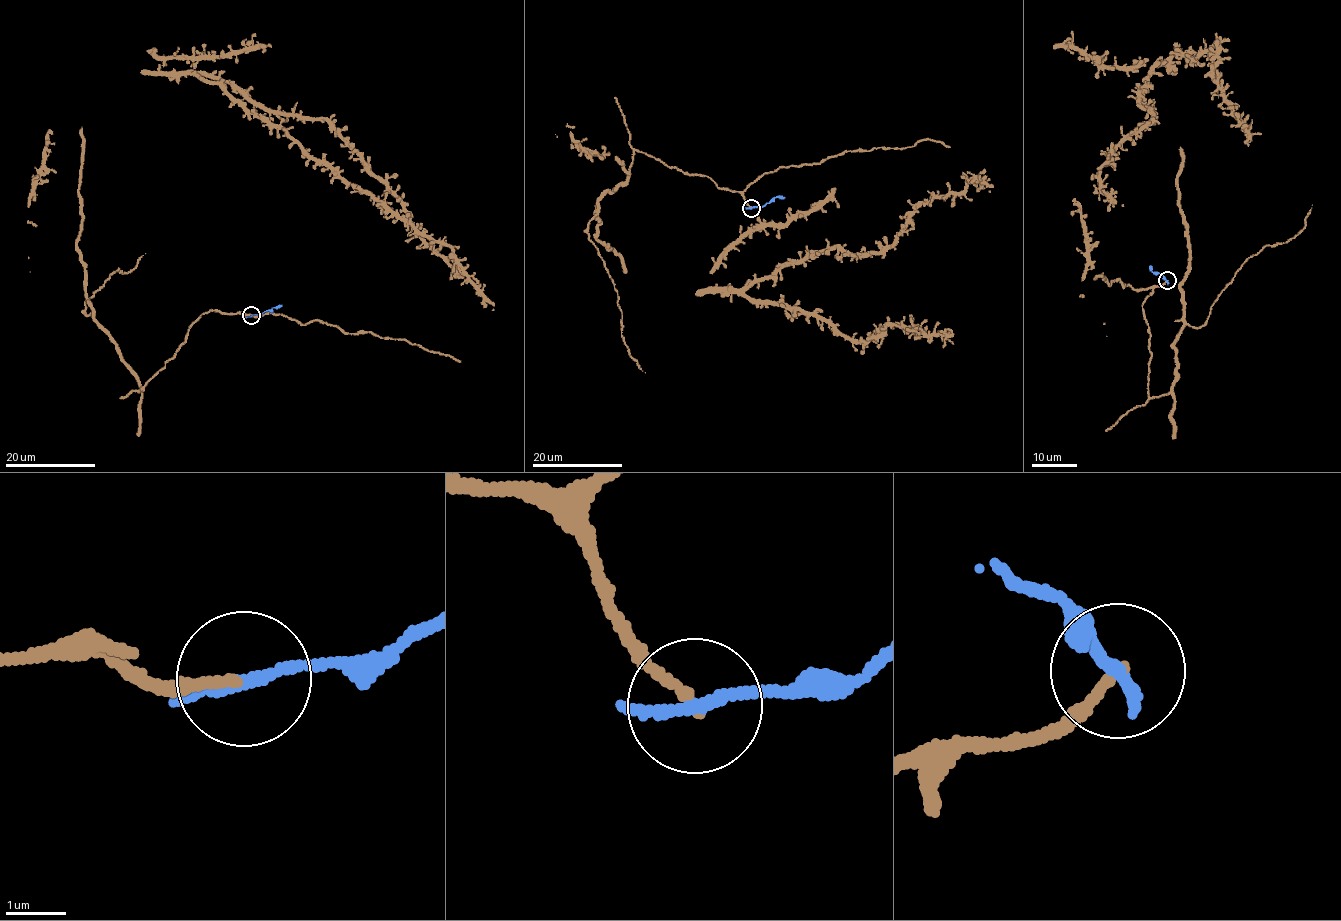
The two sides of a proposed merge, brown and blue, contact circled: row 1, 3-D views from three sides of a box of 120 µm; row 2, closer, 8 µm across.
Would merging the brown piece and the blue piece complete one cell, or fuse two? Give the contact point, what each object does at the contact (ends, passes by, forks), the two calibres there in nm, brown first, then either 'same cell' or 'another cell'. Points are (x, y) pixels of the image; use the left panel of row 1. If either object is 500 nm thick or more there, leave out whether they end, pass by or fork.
place (251, 315); brown ends; blue ends; calibres 150 and 240 nm; another cell

